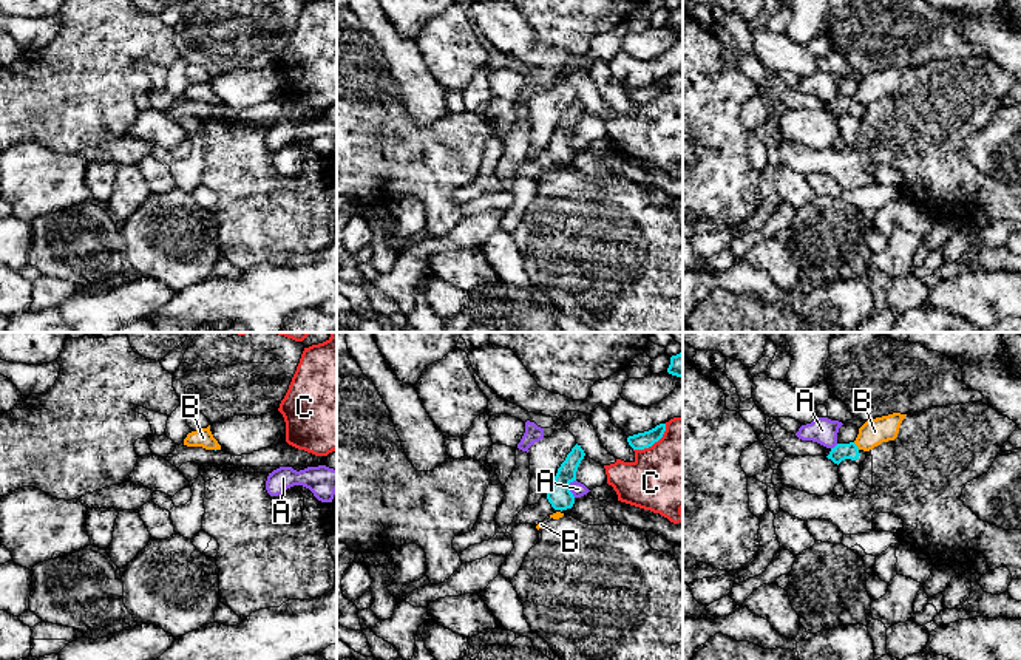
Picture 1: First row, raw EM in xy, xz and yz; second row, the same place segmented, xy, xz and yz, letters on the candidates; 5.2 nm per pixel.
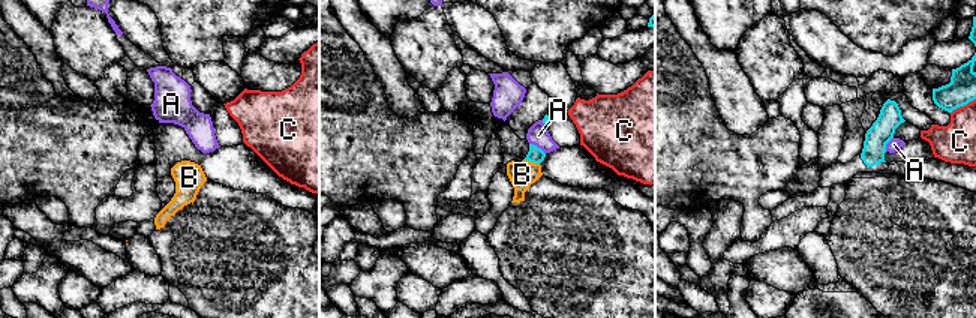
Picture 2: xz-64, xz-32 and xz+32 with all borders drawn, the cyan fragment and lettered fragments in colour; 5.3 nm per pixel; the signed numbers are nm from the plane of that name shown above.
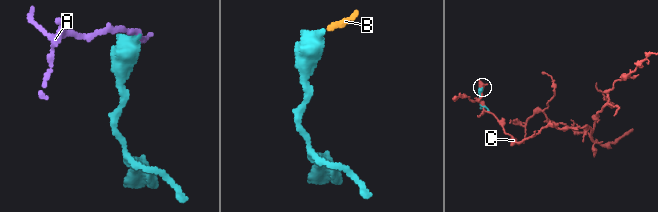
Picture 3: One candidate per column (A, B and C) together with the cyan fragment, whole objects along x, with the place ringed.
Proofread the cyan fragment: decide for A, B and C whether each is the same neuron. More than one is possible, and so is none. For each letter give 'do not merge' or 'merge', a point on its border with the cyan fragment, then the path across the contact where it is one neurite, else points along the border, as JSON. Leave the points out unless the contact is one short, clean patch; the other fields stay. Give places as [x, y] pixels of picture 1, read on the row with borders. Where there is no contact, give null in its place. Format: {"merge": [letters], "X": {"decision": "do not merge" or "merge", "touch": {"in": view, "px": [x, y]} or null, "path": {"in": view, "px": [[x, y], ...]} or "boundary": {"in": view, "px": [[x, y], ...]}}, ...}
{"merge": ["B"], "A": {"decision": "do not merge", "touch": {"in": "xz", "px": [569, 489]}, "boundary": {"in": "xz", "px": [[573, 479], [570, 492], [575, 496]]}}, "B": {"decision": "merge", "touch": {"in": "yz", "px": [856, 445]}, "path": {"in": "yz", "px": [[841, 452], [848, 452], [856, 445], [875, 432]]}}, "C": {"decision": "do not merge", "touch": {"in": "xz", "px": [654, 442]}}}

